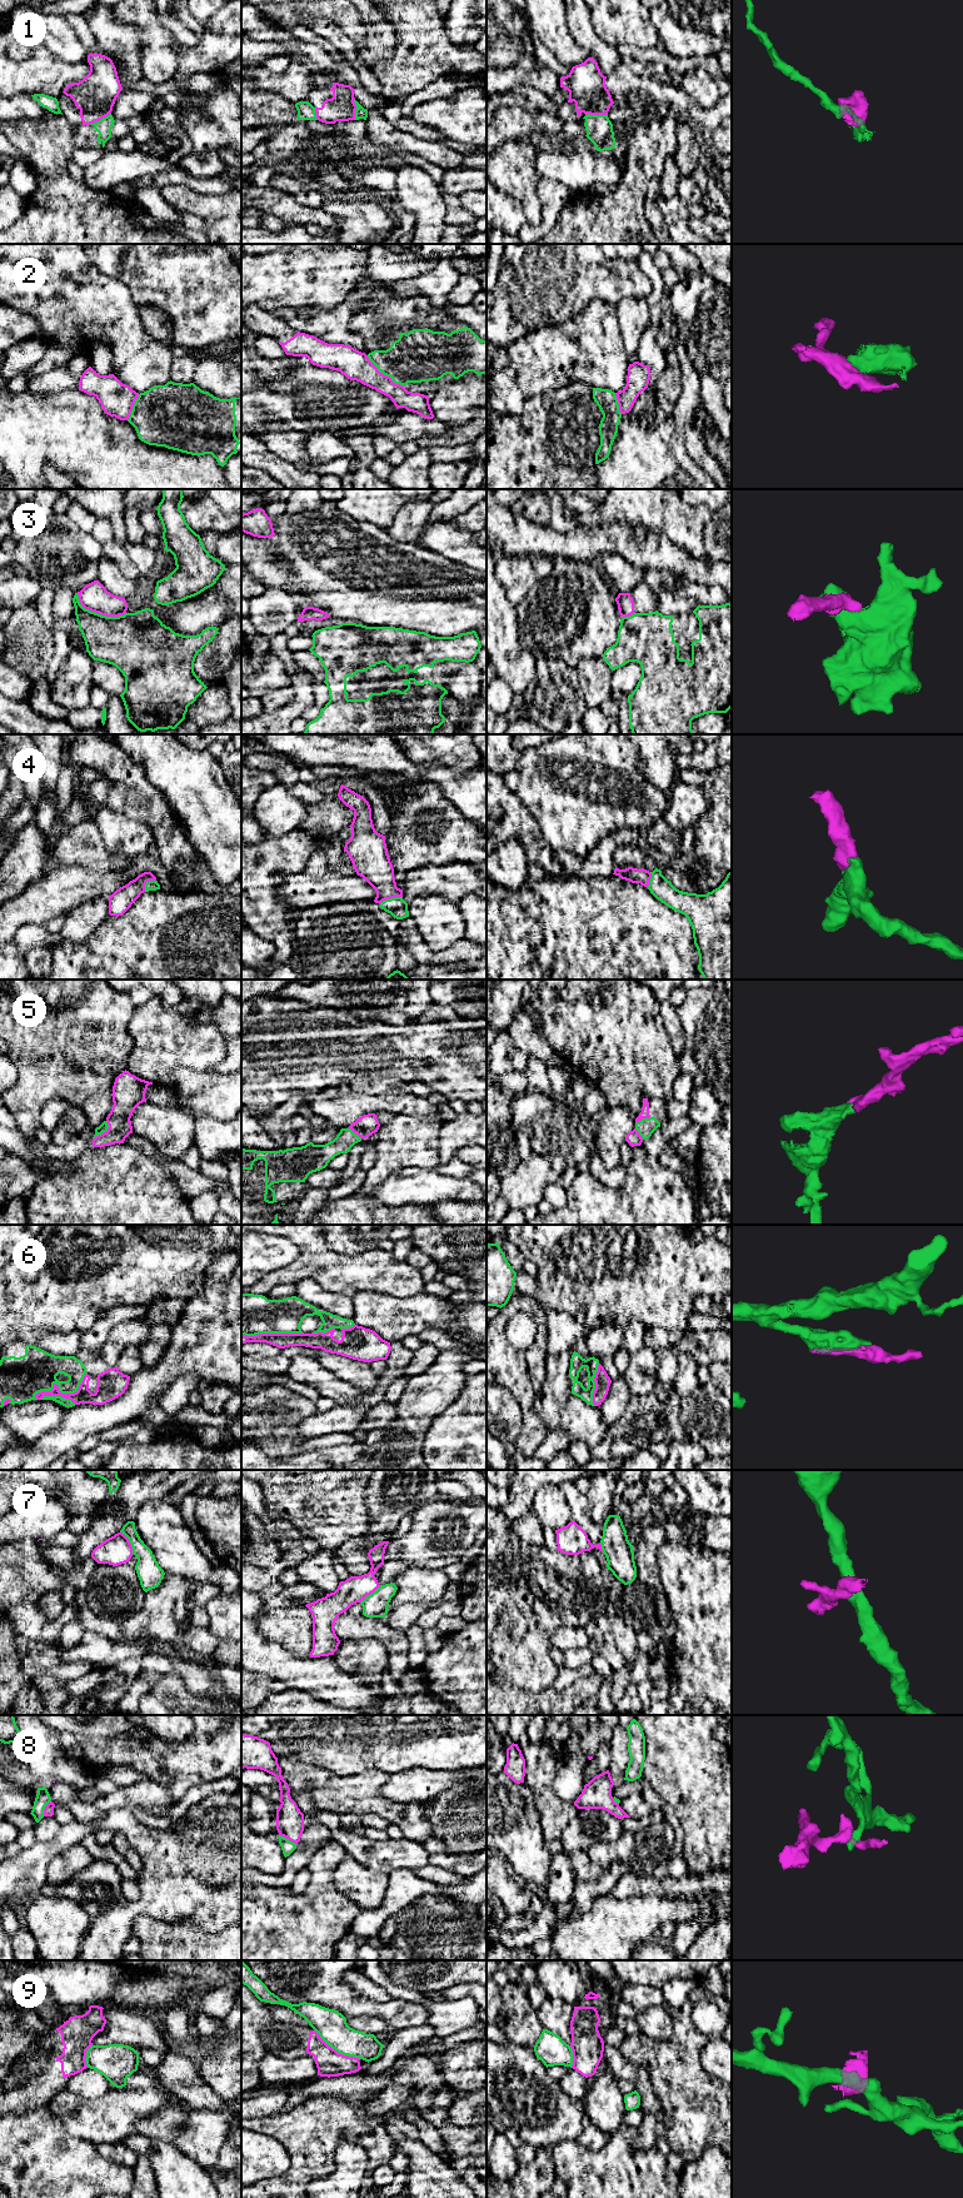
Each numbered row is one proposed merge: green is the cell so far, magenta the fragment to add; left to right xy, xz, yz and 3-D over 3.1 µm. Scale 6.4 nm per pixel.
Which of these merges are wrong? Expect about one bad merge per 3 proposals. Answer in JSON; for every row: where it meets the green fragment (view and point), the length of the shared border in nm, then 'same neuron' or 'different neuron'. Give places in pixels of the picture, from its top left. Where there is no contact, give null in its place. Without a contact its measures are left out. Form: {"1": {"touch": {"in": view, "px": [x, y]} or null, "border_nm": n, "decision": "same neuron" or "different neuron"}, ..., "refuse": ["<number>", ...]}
{"1": {"touch": {"in": "yz", "px": [595, 115]}, "border_nm": 140, "decision": "different neuron"}, "2": {"touch": {"in": "xz", "px": [384, 374]}, "border_nm": 320, "decision": "different neuron"}, "3": {"touch": {"in": "xy", "px": [98, 613]}, "border_nm": 340, "decision": "different neuron"}, "4": {"touch": {"in": "xz", "px": [390, 898]}, "border_nm": 160, "decision": "same neuron"}, "5": {"touch": {"in": "xy", "px": [104, 1131]}, "border_nm": 150, "decision": "same neuron"}, "6": {"touch": {"in": "xy", "px": [61, 1392]}, "border_nm": 380, "decision": "same neuron"}, "7": {"touch": {"in": "xy", "px": [130, 1543]}, "border_nm": 170, "decision": "different neuron"}, "8": {"touch": {"in": "xz", "px": [288, 1839]}, "border_nm": 140, "decision": "different neuron"}, "9": {"touch": {"in": "xz", "px": [337, 2051]}, "border_nm": 340, "decision": "different neuron"}, "refuse": ["1", "2", "3", "7", "8", "9"]}

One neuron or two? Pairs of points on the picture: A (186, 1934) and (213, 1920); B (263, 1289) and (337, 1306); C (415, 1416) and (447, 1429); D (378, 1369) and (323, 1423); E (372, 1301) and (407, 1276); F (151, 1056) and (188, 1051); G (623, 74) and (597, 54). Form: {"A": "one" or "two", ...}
{"A": "two", "B": "two", "C": "two", "D": "two", "E": "two", "F": "one", "G": "two"}

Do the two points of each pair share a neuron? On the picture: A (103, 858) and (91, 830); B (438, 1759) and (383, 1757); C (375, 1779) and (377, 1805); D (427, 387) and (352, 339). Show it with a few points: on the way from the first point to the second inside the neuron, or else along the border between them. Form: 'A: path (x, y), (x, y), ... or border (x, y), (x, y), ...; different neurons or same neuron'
A: path (95, 851), (91, 847), (91, 837); same neuron
B: path (424, 1757), (397, 1757); same neuron
C: path (372, 1785), (372, 1799); same neuron
D: border (350, 322), (350, 329), (360, 337), (367, 353); different neurons

